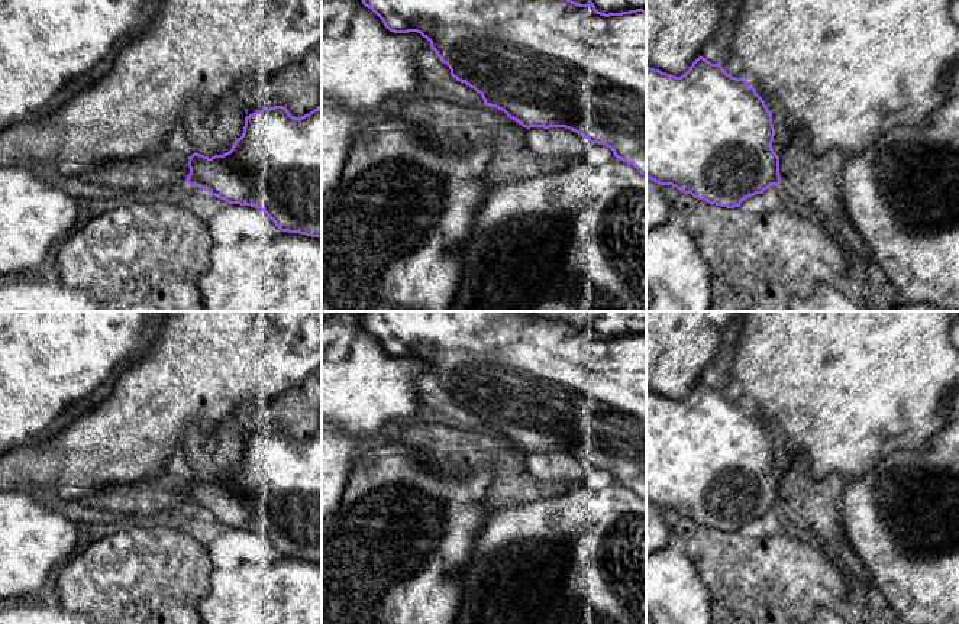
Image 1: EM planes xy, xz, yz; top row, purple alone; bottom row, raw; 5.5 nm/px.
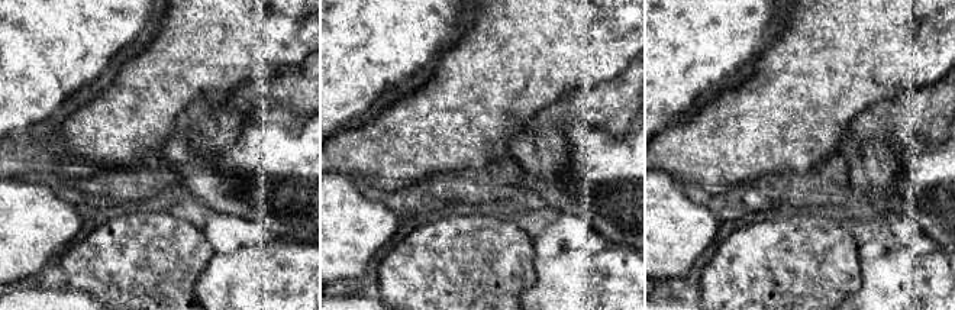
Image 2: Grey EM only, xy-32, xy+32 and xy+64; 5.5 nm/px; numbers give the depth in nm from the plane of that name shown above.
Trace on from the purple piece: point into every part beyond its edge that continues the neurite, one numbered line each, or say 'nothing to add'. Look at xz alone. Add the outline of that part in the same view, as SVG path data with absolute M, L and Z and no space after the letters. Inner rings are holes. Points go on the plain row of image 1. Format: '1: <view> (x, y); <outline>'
nothing to add

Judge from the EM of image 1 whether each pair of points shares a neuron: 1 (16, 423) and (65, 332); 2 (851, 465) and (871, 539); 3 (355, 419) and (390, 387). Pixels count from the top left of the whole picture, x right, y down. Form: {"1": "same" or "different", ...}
{"1": "same", "2": "different", "3": "same"}

